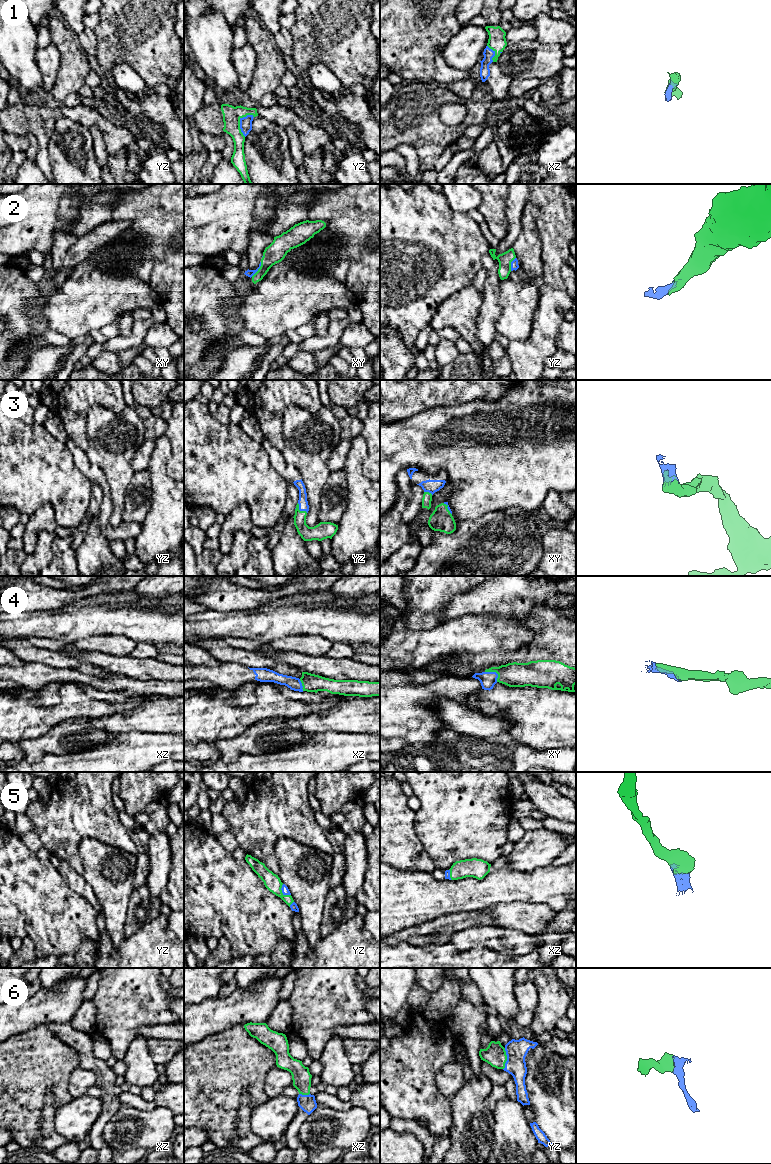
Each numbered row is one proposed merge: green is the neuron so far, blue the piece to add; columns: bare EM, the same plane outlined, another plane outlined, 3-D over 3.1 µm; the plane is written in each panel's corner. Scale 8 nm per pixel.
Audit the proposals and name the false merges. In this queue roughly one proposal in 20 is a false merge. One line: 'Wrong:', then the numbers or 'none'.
Wrong: none

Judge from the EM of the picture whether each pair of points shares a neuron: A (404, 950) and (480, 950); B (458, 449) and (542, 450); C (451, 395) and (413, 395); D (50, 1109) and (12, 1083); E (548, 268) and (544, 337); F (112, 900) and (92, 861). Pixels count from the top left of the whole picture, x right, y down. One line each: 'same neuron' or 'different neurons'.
A: same neuron
B: same neuron
C: same neuron
D: different neurons
E: same neuron
F: same neuron

